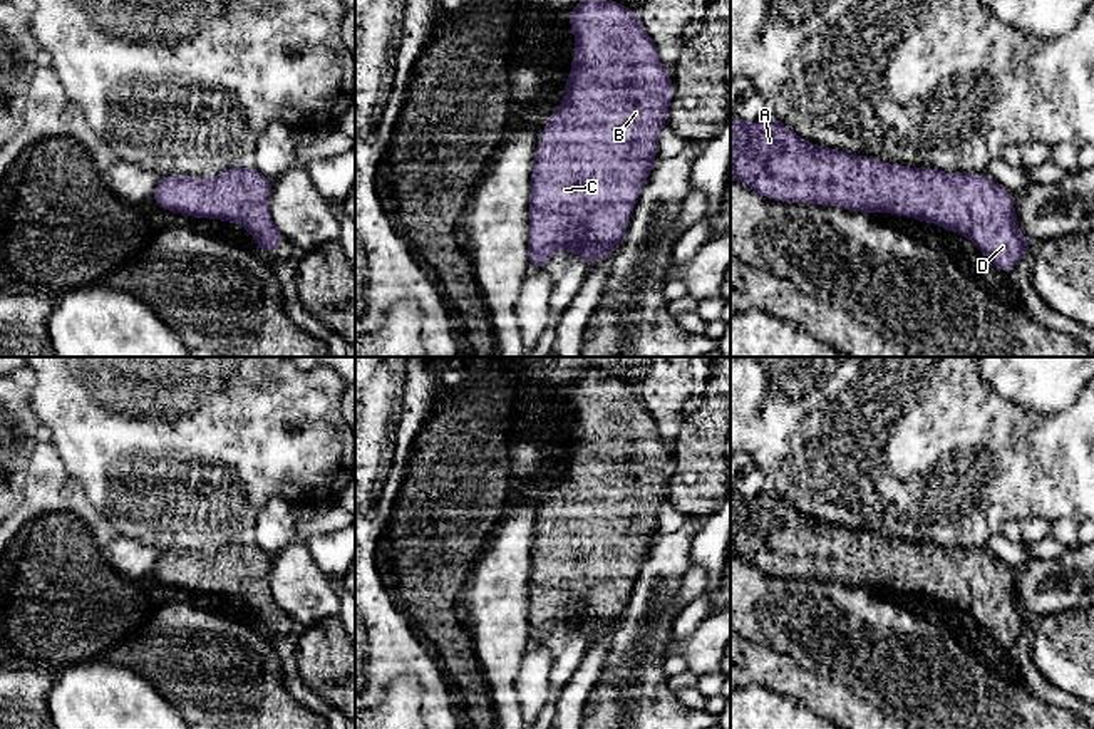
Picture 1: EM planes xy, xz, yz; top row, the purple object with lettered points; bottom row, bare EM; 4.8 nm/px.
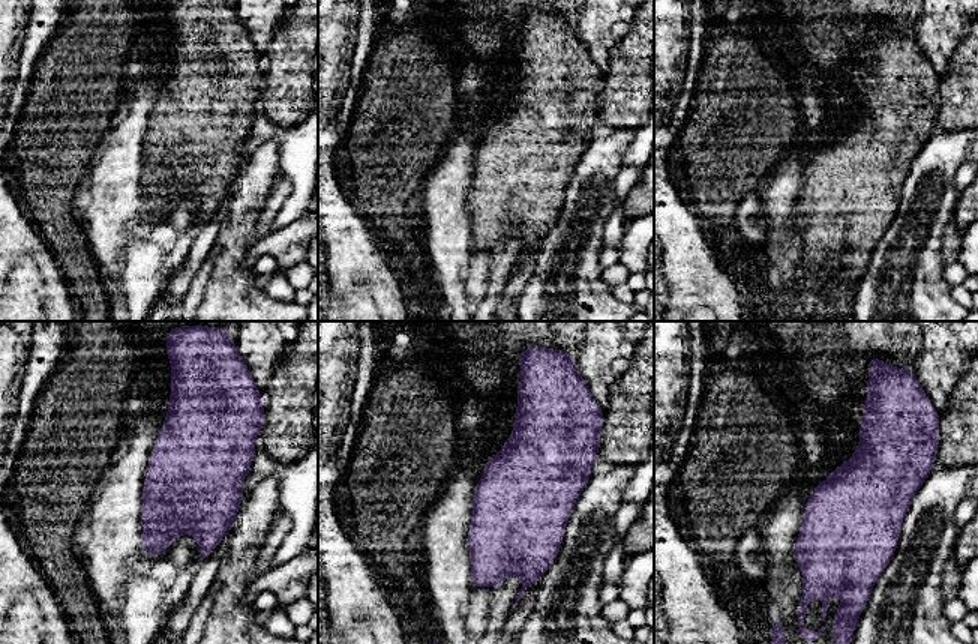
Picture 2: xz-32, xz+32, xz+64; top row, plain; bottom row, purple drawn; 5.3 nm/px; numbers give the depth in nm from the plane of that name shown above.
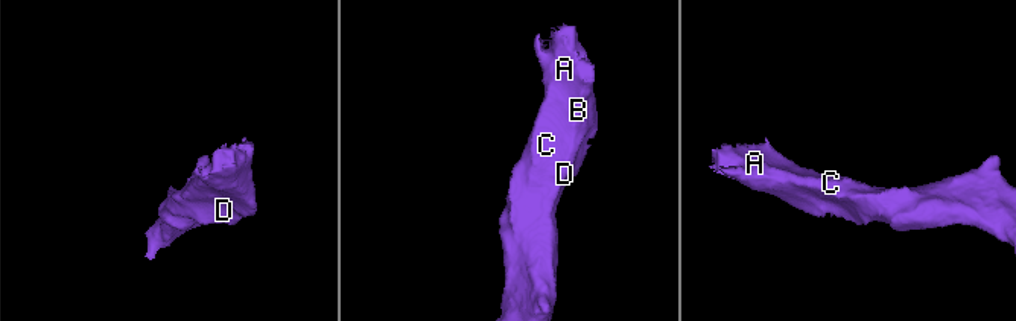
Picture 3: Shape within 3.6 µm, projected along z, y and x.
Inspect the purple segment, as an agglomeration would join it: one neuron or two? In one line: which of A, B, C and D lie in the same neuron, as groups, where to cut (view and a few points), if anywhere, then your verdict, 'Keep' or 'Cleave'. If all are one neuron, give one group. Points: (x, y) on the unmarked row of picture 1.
Groups: A B C D. No split. Keep

